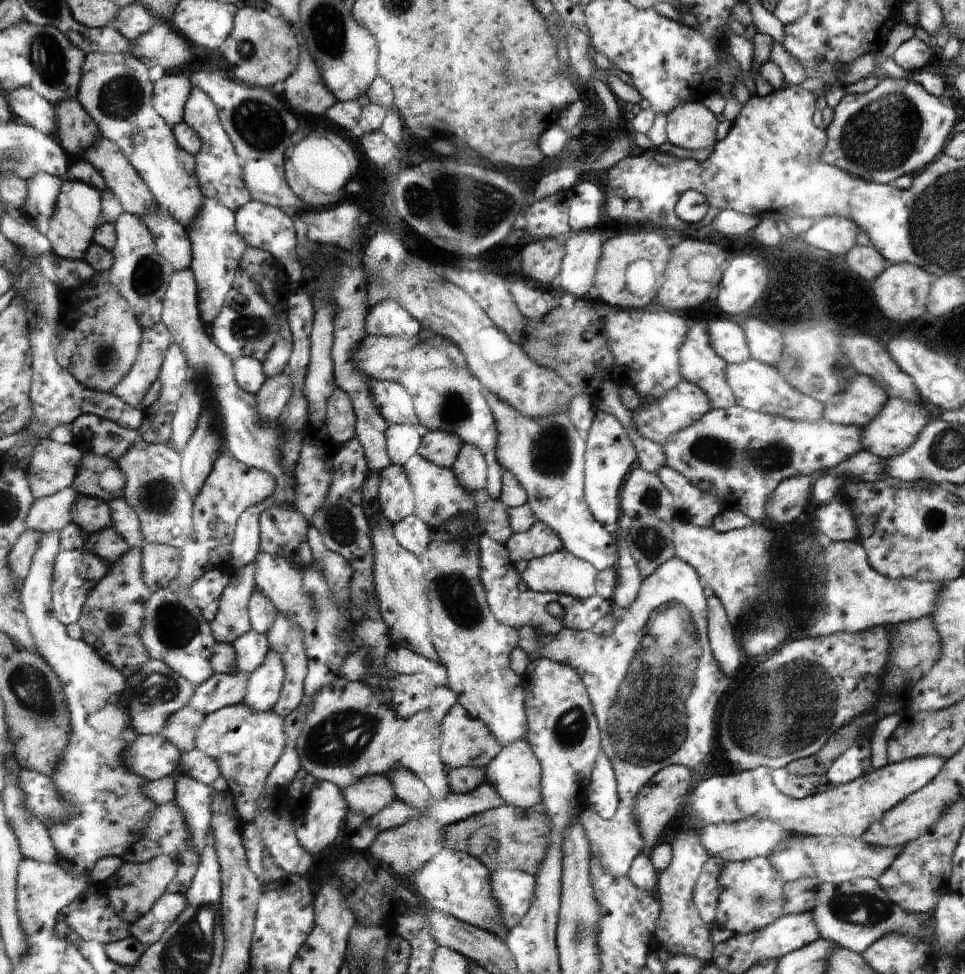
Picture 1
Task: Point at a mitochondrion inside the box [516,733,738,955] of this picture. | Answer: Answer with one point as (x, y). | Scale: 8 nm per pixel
(581, 931)

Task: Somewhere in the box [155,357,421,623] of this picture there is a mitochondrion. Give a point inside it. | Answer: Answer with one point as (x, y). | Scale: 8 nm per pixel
(338, 522)

